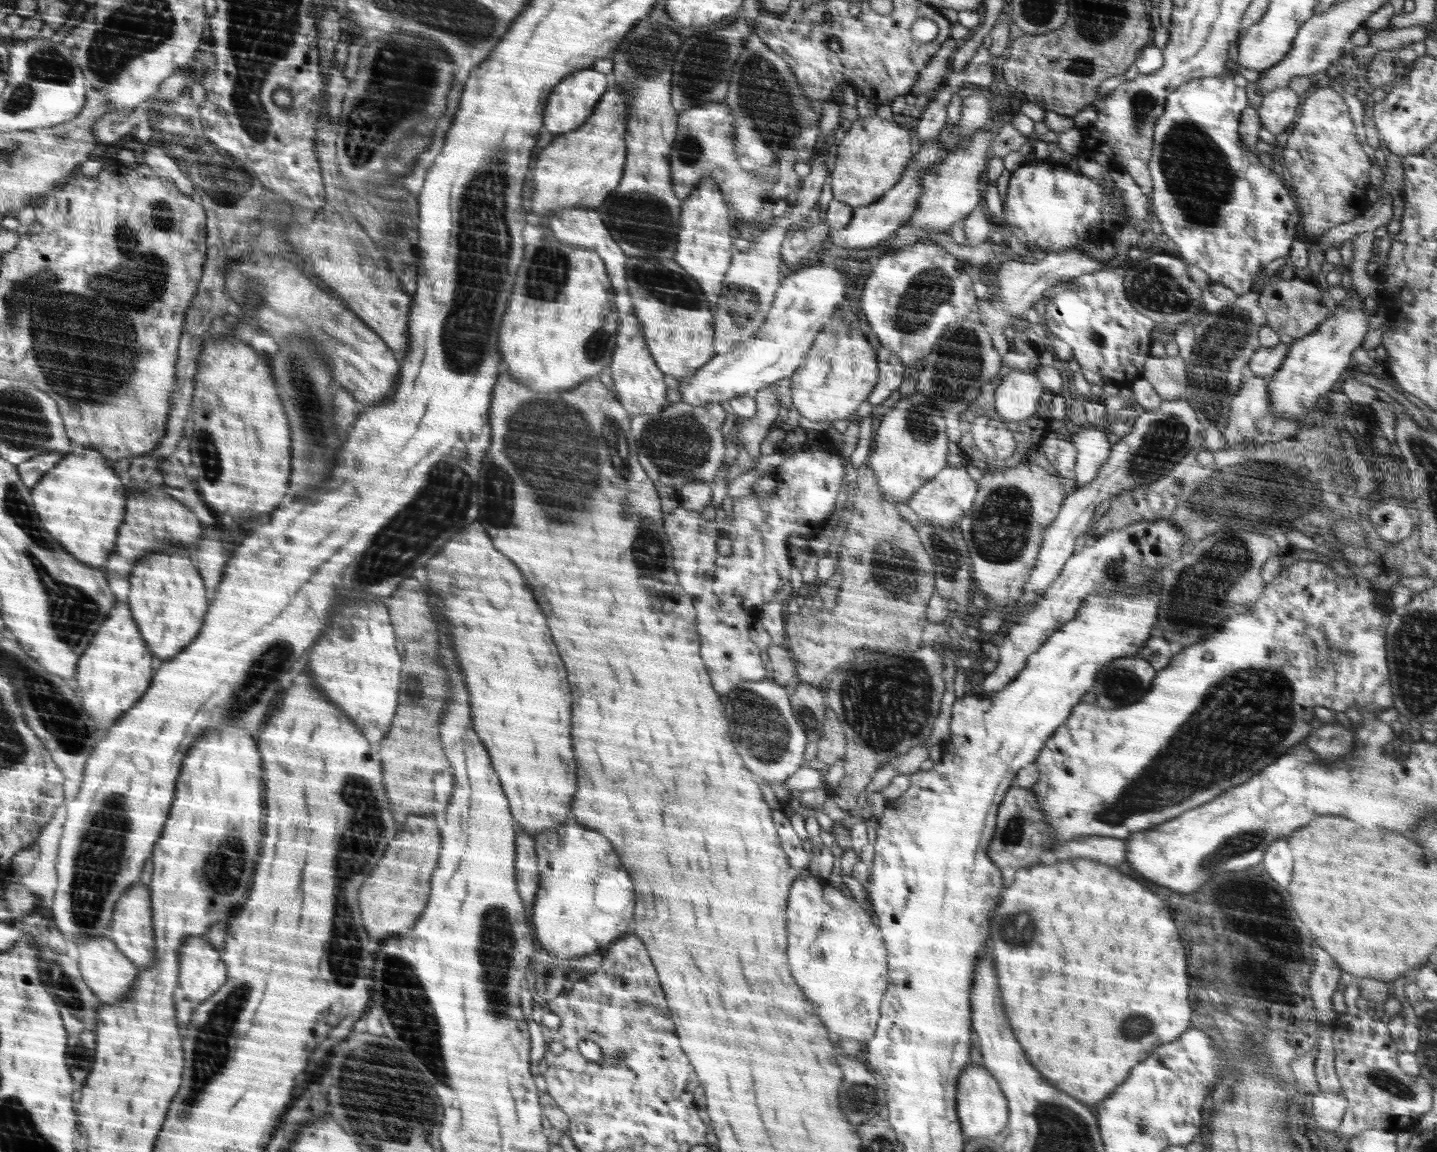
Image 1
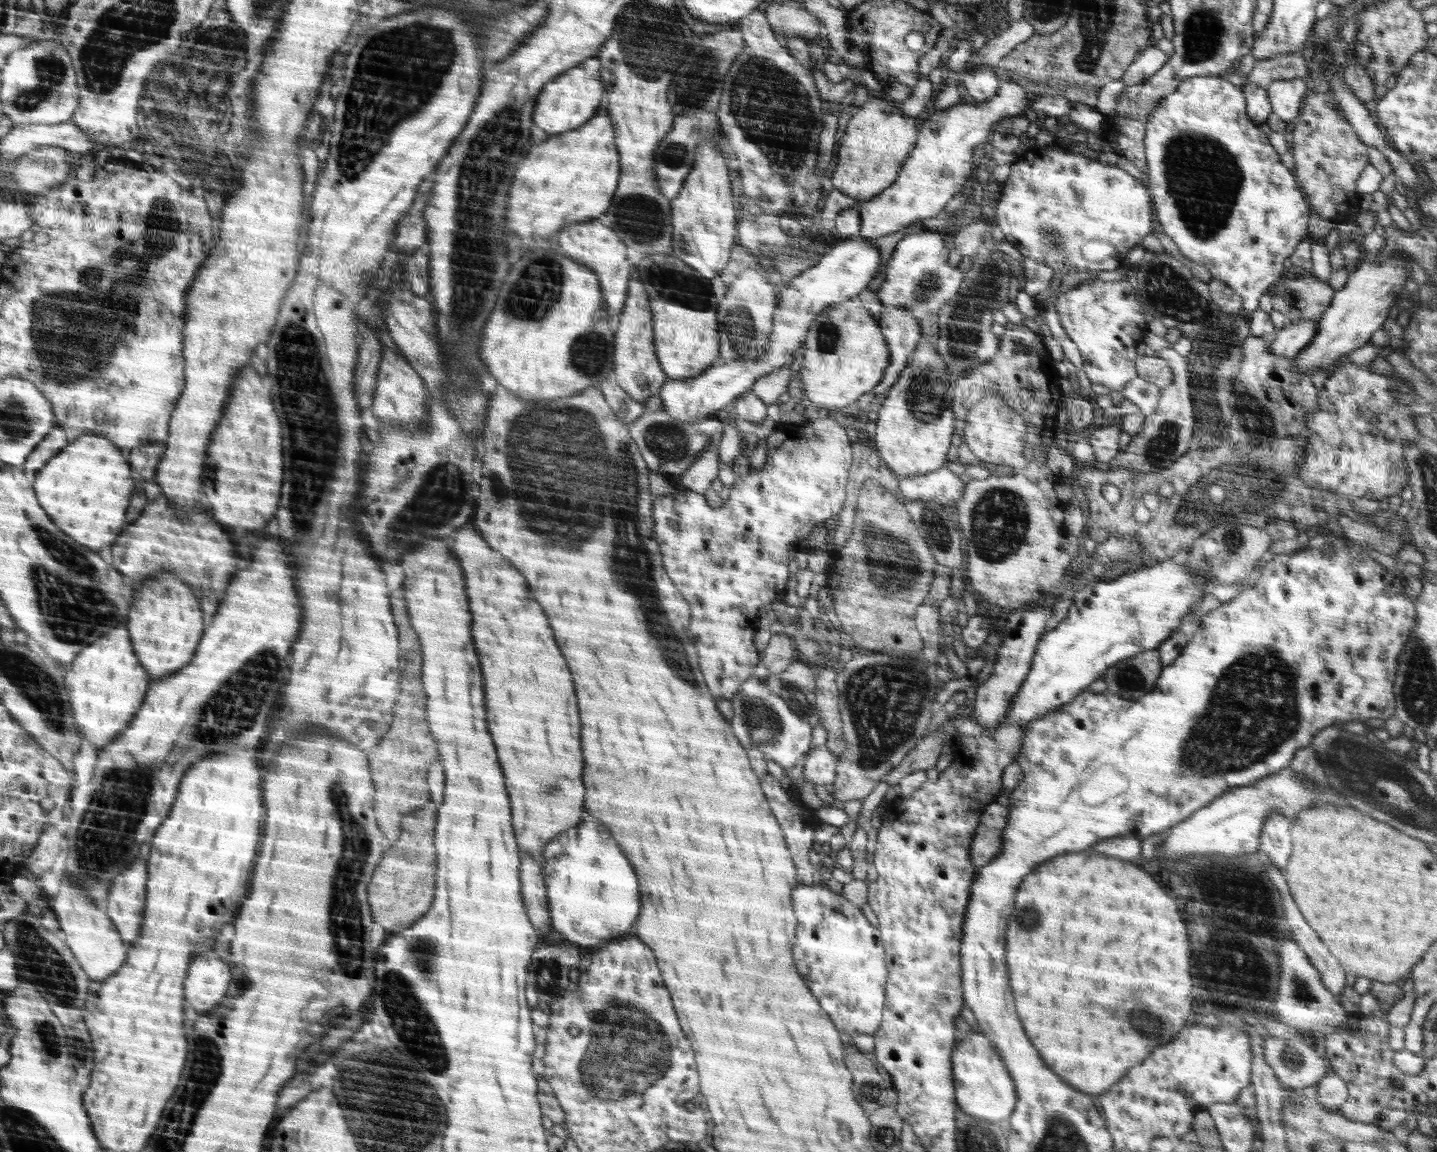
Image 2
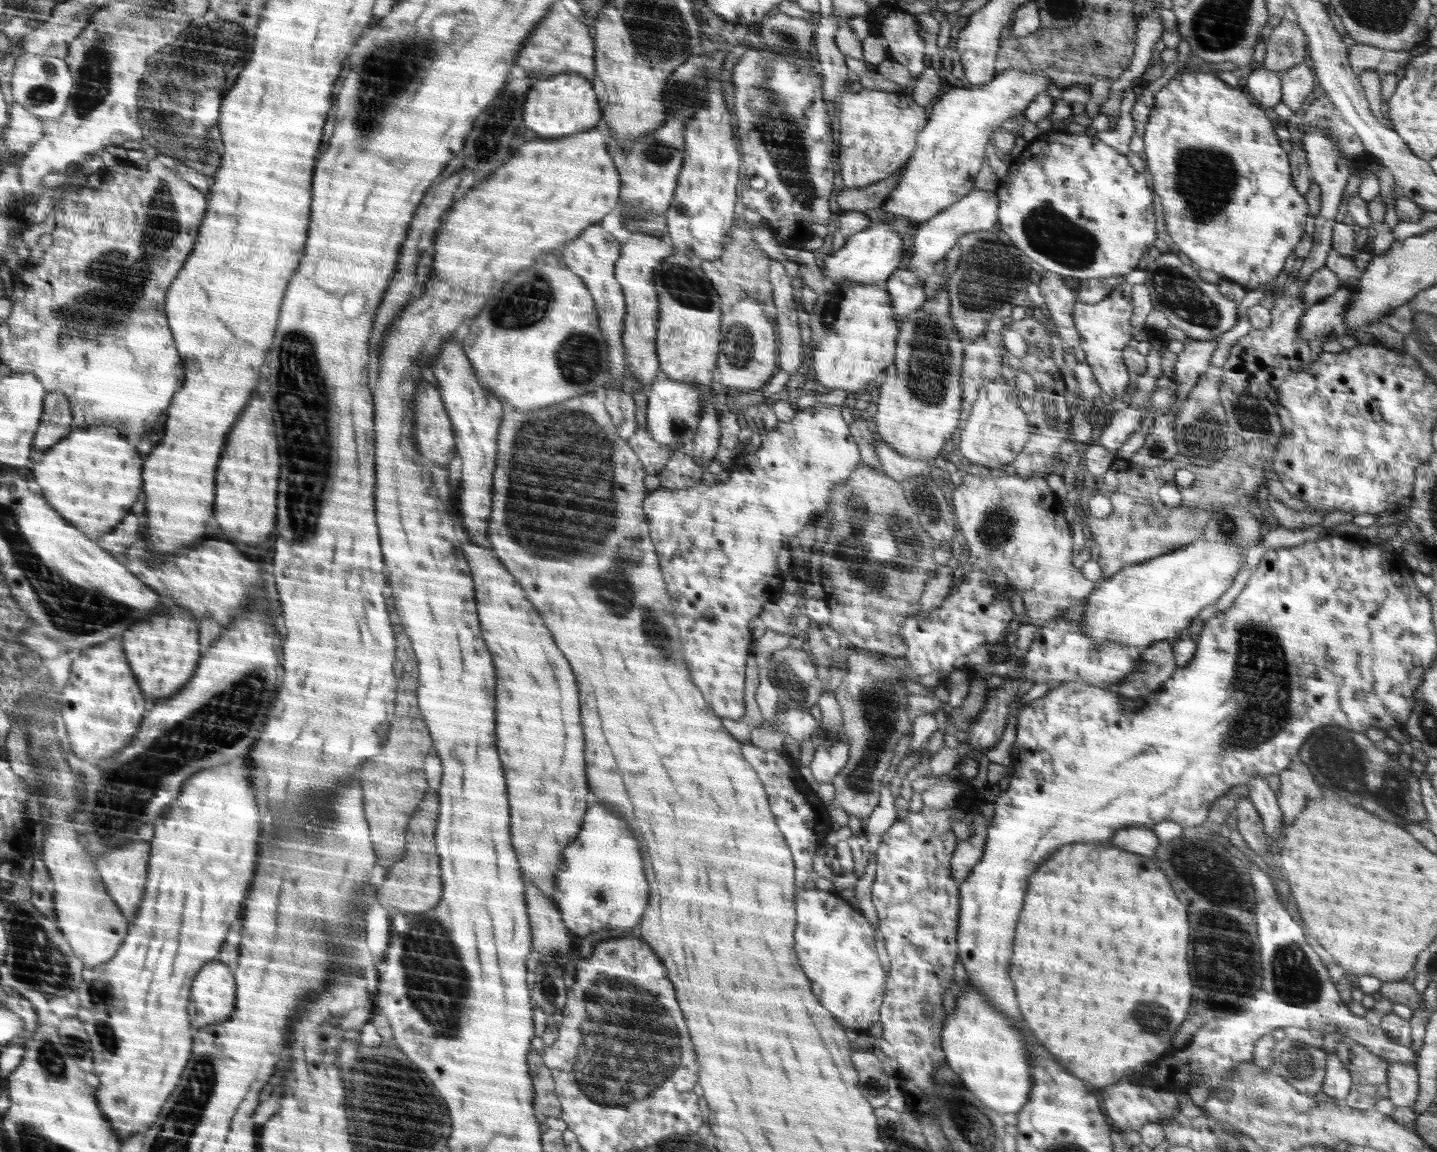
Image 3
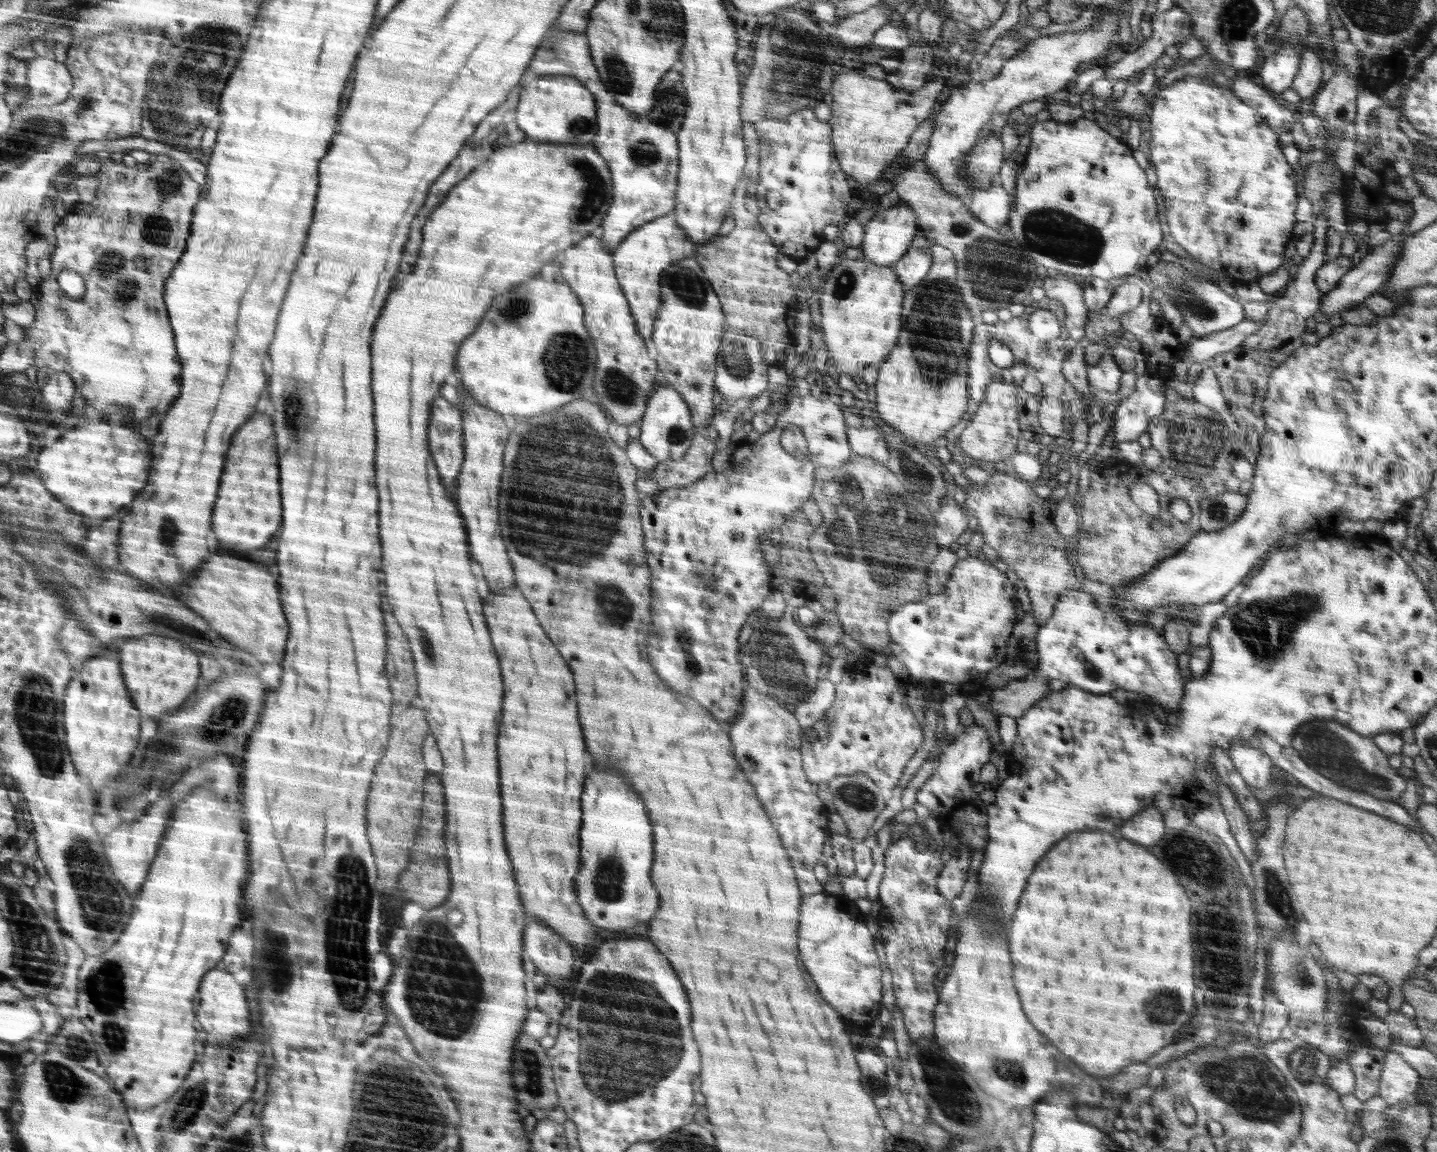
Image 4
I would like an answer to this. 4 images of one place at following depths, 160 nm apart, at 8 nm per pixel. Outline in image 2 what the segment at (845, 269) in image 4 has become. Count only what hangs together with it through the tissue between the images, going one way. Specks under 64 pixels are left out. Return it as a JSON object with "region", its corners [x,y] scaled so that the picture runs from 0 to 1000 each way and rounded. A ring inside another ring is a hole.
{"region":[[[597,257],[573,269],[564,281],[559,299],[557,330],[559,344],[573,354],[587,354],[609,337],[620,316],[620,304],[614,283],[603,268]]]}

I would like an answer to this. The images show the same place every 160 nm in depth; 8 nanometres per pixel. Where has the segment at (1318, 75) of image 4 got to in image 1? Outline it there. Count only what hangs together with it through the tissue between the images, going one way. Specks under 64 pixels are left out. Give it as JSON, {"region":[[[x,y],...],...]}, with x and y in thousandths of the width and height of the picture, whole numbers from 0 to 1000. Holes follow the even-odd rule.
{"region":[[[896,74],[886,78],[879,84],[875,95],[878,109],[885,116],[895,115],[903,102],[907,84],[902,82]]]}

